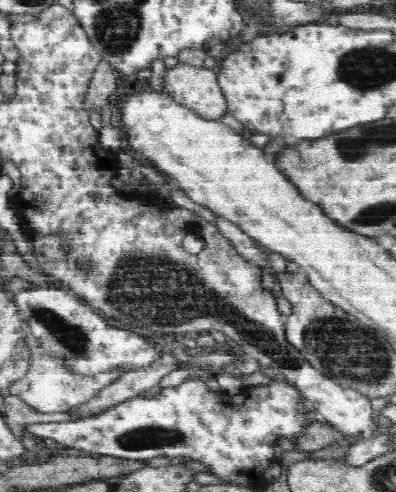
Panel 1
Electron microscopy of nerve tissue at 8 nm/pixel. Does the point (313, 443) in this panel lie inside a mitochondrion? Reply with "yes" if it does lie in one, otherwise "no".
no

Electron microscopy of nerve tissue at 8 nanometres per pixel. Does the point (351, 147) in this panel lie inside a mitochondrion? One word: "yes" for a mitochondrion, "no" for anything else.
yes

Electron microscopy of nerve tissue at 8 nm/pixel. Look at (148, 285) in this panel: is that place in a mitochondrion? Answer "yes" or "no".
yes

